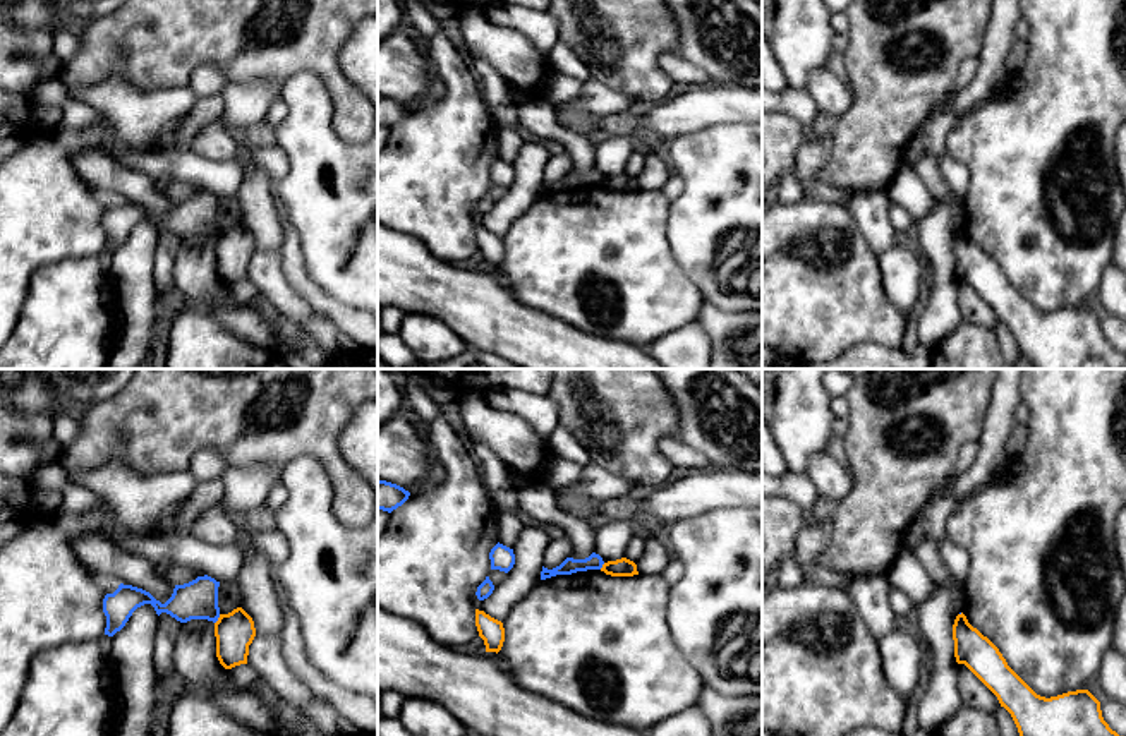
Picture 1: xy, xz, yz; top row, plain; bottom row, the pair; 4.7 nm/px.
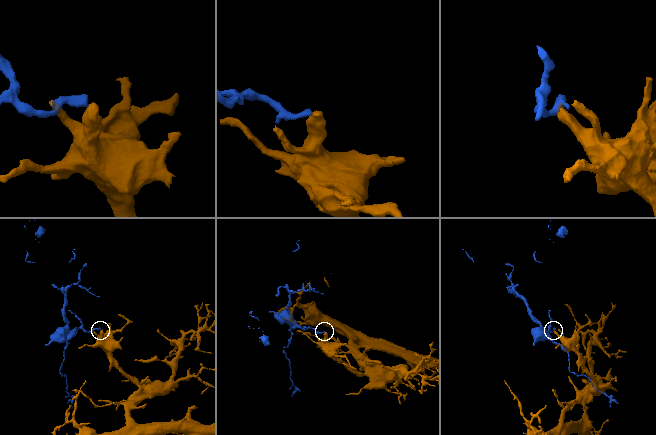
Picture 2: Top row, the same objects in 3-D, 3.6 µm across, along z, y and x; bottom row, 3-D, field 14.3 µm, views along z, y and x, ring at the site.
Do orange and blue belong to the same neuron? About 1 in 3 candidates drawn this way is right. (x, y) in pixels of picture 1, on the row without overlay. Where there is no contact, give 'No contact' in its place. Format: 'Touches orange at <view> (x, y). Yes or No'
Touches orange at xy (218, 235). No

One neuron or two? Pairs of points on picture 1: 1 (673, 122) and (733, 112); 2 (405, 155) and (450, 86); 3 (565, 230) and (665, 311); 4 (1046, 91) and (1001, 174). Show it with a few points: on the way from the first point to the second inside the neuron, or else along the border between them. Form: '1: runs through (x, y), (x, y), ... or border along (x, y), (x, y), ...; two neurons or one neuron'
1: runs through (689, 112), (718, 112); one neuron
2: runs through (423, 138), (450, 110), (450, 103); one neuron
3: runs through (589, 254), (641, 294); one neuron
4: runs through (1046, 112), (1046, 129), (1022, 153); one neuron

